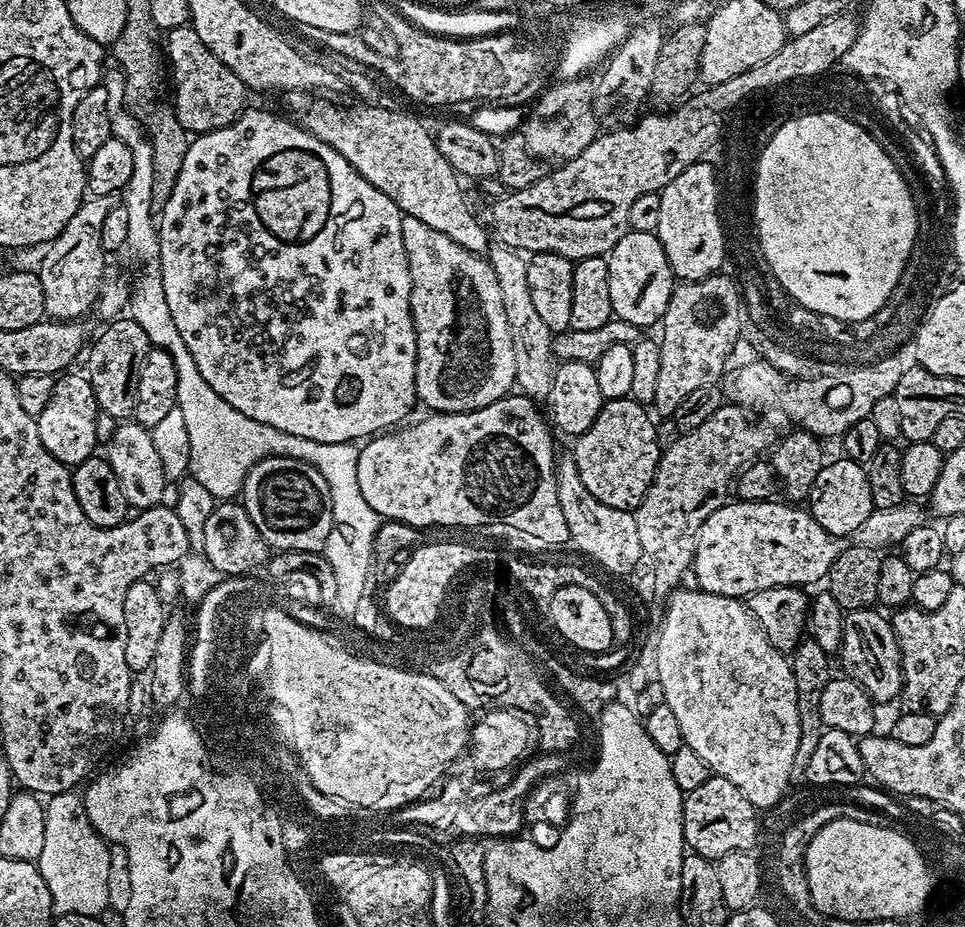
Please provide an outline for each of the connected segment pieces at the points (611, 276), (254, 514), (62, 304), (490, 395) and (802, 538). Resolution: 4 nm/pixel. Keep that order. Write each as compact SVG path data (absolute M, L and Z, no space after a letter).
M627 231L624 237L607 253L608 285L610 286L610 306L615 319L625 320L641 330L648 330L651 324L659 325L666 314L666 306L672 297L674 277L672 264L666 258L666 250L655 232Z
M268 456L258 461L244 480L242 503L262 538L280 552L319 553L334 530L328 483L305 460Z
M89 195L80 209L66 222L62 234L47 245L44 261L38 267L38 275L44 291L44 311L54 320L79 321L88 311L97 307L100 290L105 283L102 246L102 222L114 207L111 196Z
M404 216L402 238L408 255L408 269L414 281L414 290L410 294L410 306L412 307L412 318L418 322L416 333L416 394L419 403L425 404L428 410L439 414L441 412L473 412L475 408L484 408L488 404L493 404L495 400L504 399L513 391L512 383L515 382L516 376L518 380L518 349L512 342L512 326L508 323L508 309L504 307L502 302L502 290L491 263L483 255L458 246L458 242L450 242L450 238L446 238L446 234L434 230L429 224L413 216Z
M776 498L766 500L741 500L737 499L736 504L726 502L696 532L696 547L692 549L691 575L696 575L695 587L701 592L718 594L719 596L734 596L737 598L747 598L752 592L758 590L770 590L778 586L790 586L799 588L816 584L827 577L830 566L834 566L834 558L842 554L851 546L866 546L877 550L892 550L910 534L910 530L918 530L926 522L924 512L919 508L919 503L905 502L898 506L889 508L873 508L870 518L858 526L850 537L832 536L812 517L811 512L803 507L797 506L792 502L783 502L779 504Z

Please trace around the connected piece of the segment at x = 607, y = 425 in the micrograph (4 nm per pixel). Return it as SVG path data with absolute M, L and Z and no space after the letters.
M631 398L605 400L590 428L575 437L579 487L611 508L635 510L654 478L656 465L660 463L662 451L656 441L656 425L644 412L647 412L645 405Z

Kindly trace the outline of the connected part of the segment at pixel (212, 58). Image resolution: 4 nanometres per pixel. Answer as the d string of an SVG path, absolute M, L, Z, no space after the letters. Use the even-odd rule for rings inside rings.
M185 26L166 33L166 60L170 65L171 83L172 80L176 83L176 116L189 134L209 132L226 126L245 111L244 99L250 96L249 89L245 88L234 70L208 49L208 44L202 42L195 28Z

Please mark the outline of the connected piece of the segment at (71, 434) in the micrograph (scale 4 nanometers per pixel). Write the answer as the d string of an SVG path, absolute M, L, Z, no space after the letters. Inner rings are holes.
M76 370L61 375L54 386L54 394L50 394L50 402L46 410L36 417L38 438L42 438L42 446L58 458L58 462L75 466L89 459L97 451L96 418L98 409L94 390L90 386L87 375L76 373Z

